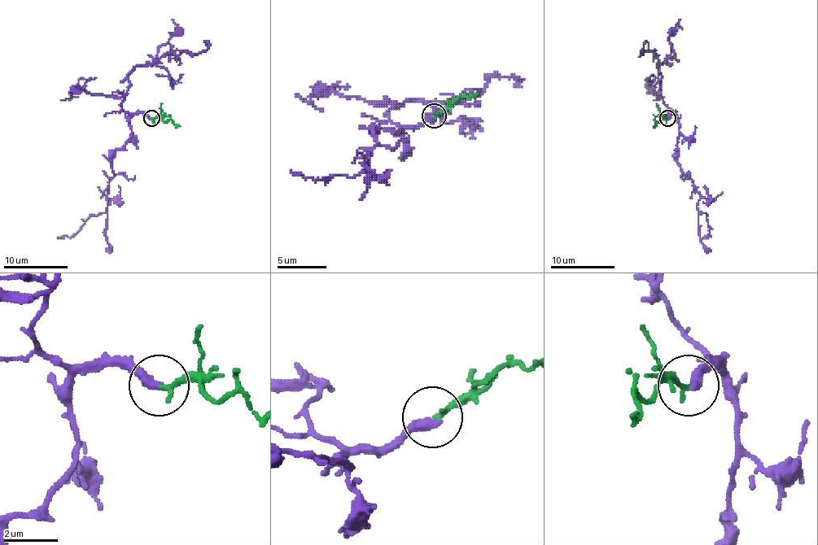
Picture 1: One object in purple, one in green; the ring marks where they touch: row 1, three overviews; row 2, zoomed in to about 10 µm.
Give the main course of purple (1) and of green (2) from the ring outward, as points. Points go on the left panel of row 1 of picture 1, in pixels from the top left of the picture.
1: (150, 118), (136, 113), (130, 119), (132, 137), (114, 153), (106, 213), (91, 215), (75, 233), (57, 238)
2: (150, 118), (168, 119), (175, 126), (180, 126)

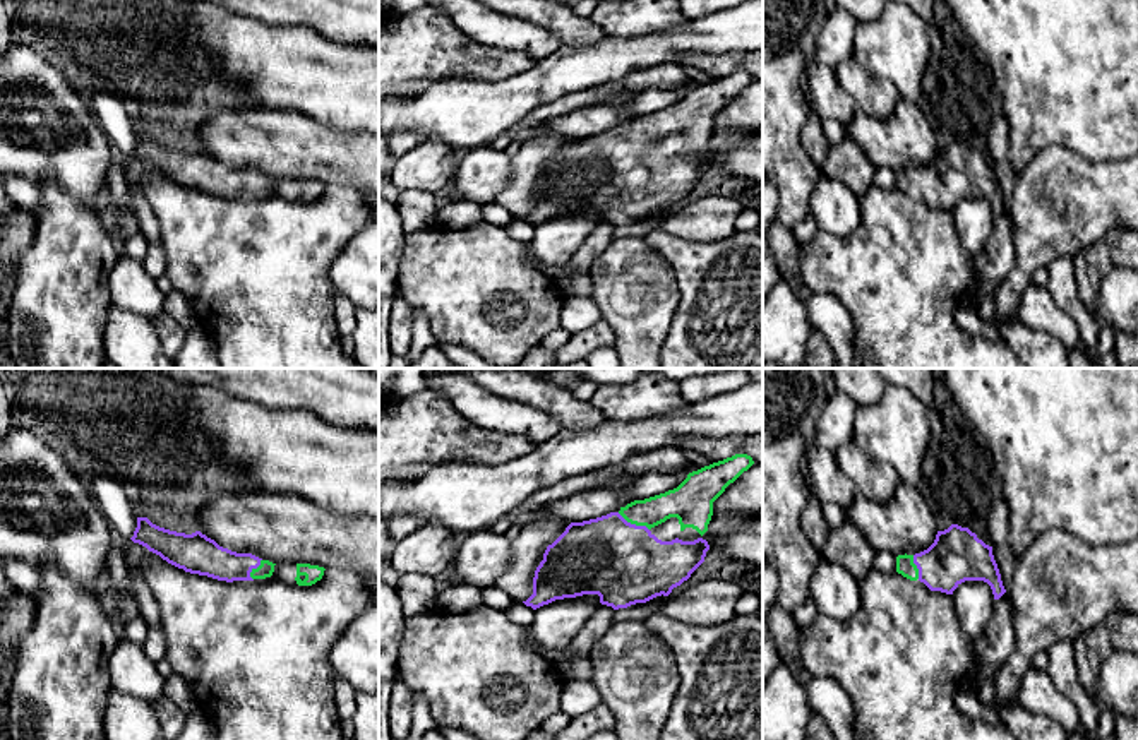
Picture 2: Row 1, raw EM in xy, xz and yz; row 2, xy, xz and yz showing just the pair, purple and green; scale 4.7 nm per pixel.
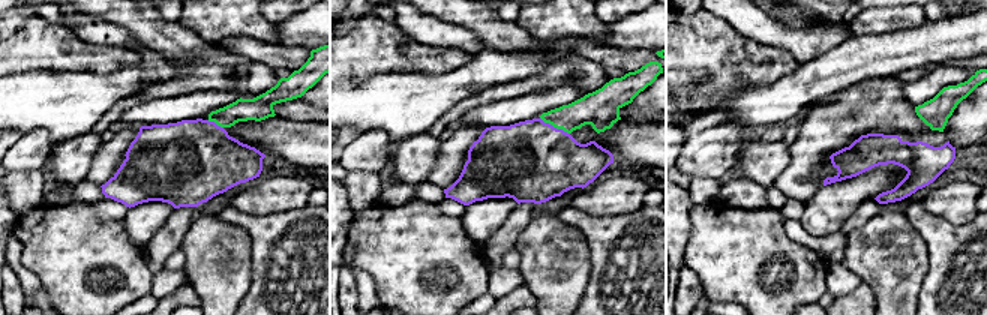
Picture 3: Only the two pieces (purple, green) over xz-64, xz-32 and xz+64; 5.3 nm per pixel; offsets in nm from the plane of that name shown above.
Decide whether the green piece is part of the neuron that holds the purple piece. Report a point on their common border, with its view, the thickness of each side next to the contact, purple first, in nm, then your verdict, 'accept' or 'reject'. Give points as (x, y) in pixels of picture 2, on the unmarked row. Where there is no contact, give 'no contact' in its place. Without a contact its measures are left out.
meets purple in xz at (633, 141); 380 nm thick on the purple side, 150 nm on the other; accept

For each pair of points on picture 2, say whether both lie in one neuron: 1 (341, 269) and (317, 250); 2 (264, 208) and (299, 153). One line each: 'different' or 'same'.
1: different
2: different

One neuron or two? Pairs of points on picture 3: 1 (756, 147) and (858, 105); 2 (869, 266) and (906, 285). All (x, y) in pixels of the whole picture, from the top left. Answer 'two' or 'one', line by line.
1: two
2: one

